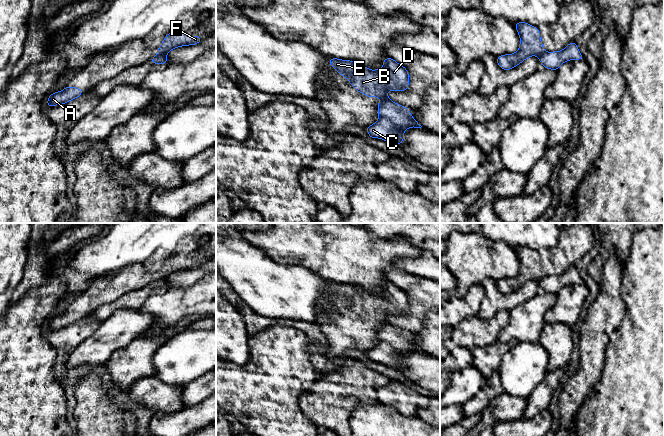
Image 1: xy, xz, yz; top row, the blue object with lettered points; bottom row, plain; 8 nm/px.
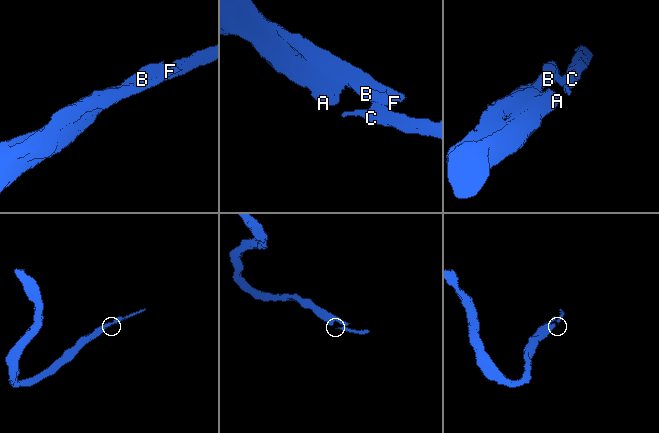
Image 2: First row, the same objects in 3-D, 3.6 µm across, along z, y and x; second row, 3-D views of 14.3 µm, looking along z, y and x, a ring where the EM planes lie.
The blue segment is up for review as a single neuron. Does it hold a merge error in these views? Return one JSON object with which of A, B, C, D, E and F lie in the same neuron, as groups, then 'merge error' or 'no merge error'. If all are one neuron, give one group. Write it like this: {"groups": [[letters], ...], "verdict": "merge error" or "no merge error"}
{"groups": [["A", "B", "D", "E", "F"], ["C"]], "verdict": "merge error"}

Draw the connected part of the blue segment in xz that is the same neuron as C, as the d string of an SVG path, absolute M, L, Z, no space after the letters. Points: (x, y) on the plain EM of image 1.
M390 323L381 324L377 328L377 333L379 343L365 352L370 362L379 362L400 369L404 365L406 353L422 351L406 331L392 326Z

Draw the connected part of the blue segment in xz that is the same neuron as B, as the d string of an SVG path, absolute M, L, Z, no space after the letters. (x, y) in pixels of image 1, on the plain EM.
M390 281L383 284L381 293L376 294L370 294L359 286L338 282L330 282L328 287L366 321L380 321L384 325L389 323L389 314L406 315L409 310L407 293Z

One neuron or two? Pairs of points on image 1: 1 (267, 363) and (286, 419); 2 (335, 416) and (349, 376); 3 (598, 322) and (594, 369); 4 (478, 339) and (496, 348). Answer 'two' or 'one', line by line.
1: one
2: one
3: one
4: two

